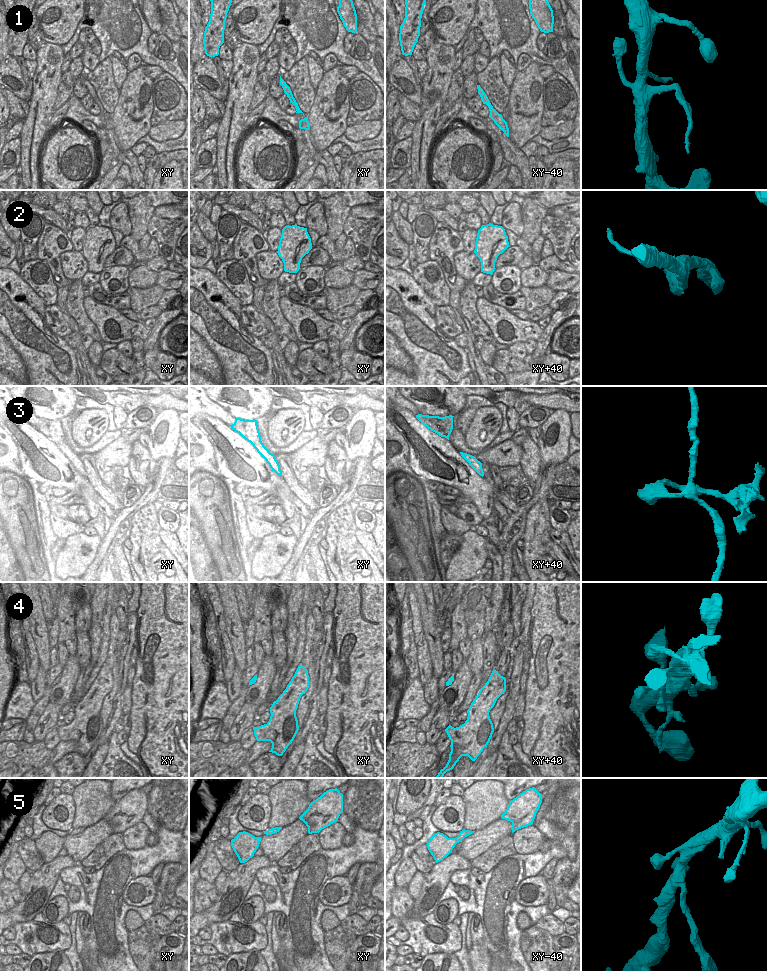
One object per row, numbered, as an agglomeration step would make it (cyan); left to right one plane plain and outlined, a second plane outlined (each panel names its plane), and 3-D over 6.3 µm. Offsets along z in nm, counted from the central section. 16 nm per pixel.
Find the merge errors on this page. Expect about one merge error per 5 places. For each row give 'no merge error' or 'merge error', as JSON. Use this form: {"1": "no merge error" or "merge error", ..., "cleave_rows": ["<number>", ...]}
{"1": "merge error", "2": "no merge error", "3": "merge error", "4": "no merge error", "5": "no merge error", "cleave_rows": ["1", "3"]}

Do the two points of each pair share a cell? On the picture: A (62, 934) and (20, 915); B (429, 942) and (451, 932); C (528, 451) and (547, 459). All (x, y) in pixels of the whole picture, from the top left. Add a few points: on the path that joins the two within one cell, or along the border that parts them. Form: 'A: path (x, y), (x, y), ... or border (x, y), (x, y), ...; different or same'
A: border (40, 912), (32, 919), (16, 922), (12, 926); different
B: path (435, 944), (442, 944), (448, 938); same
C: border (536, 444), (540, 457), (540, 473), (537, 479); different

